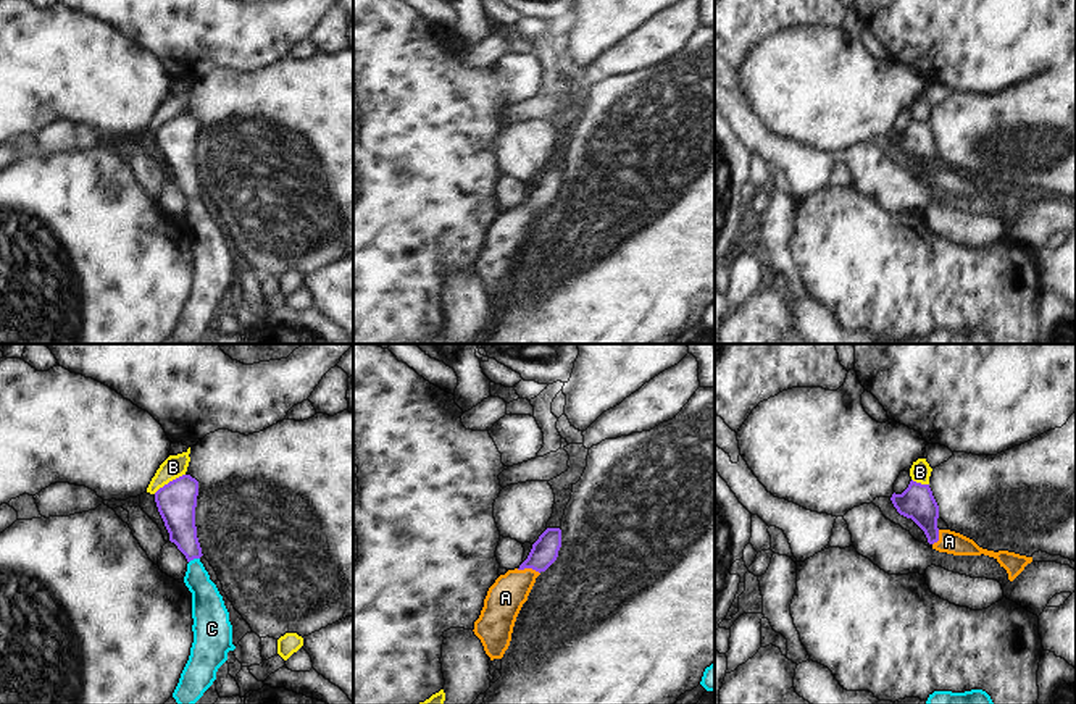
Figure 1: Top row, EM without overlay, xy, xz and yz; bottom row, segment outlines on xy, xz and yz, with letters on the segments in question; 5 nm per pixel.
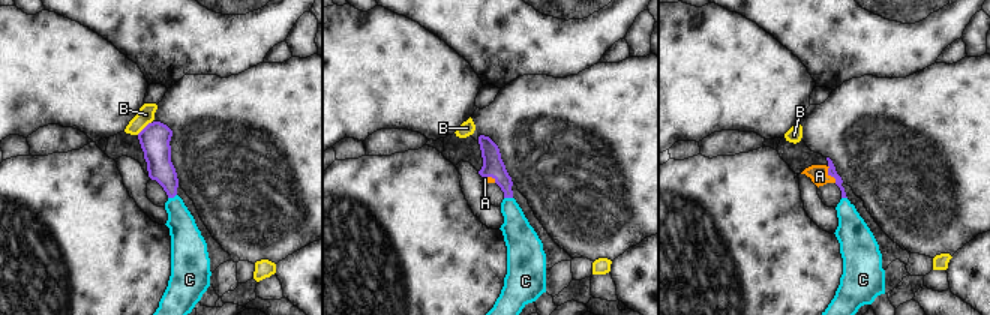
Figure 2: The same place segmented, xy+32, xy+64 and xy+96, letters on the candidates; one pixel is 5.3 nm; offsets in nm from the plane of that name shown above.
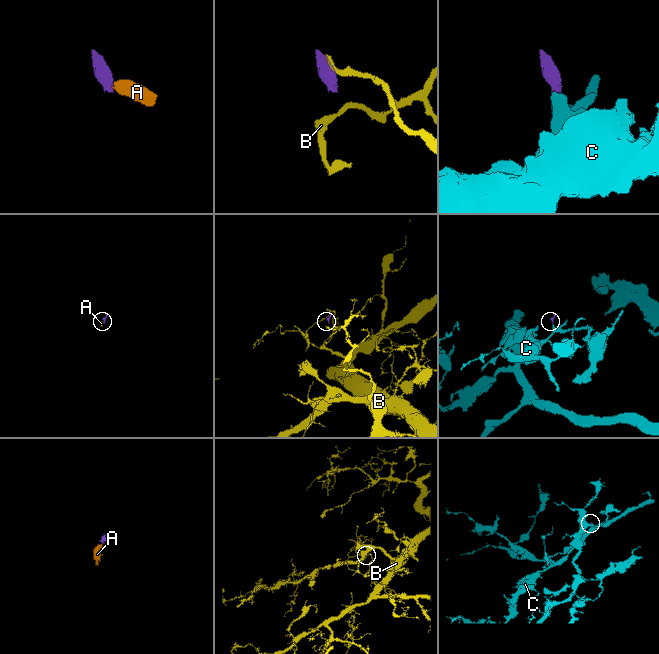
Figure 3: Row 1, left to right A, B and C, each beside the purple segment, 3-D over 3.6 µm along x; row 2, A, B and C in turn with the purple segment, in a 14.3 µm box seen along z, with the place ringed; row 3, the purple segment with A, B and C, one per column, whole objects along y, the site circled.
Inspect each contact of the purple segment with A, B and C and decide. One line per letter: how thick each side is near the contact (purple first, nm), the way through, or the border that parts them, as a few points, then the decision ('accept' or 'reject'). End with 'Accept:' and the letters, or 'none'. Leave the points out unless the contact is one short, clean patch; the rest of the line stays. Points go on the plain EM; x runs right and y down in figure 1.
A: 140 nm thick on the purple side, 190 nm on the other; runs through xz (544, 191), (528, 205), (526, 213), (505, 236); accept
B: 200 nm thick on the purple side, 110 nm on the other; border along xy (184, 112), (154, 131); reject
C: 180 nm thick on the purple side, 160 nm on the other; runs through xy (178, 149), (184, 176), (194, 196), (196, 215), (207, 241); accept
Accept: A, C

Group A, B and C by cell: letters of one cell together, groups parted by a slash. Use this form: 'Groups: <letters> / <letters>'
Groups: A C / B

